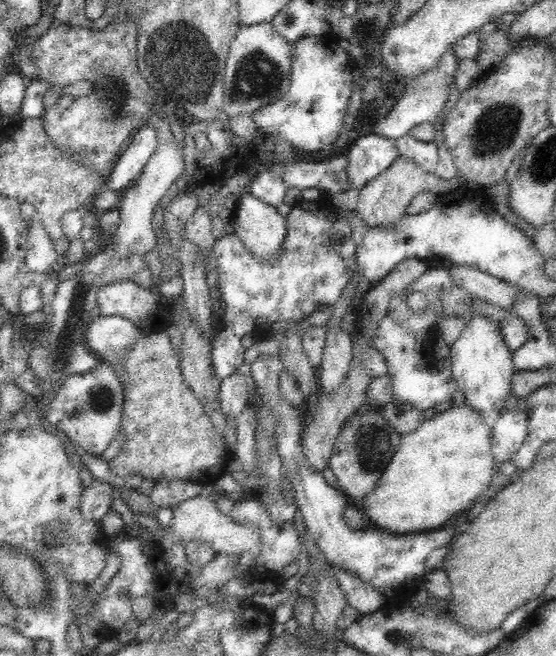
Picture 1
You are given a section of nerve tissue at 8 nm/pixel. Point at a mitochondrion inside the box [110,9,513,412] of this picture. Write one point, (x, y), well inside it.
(180, 58)

